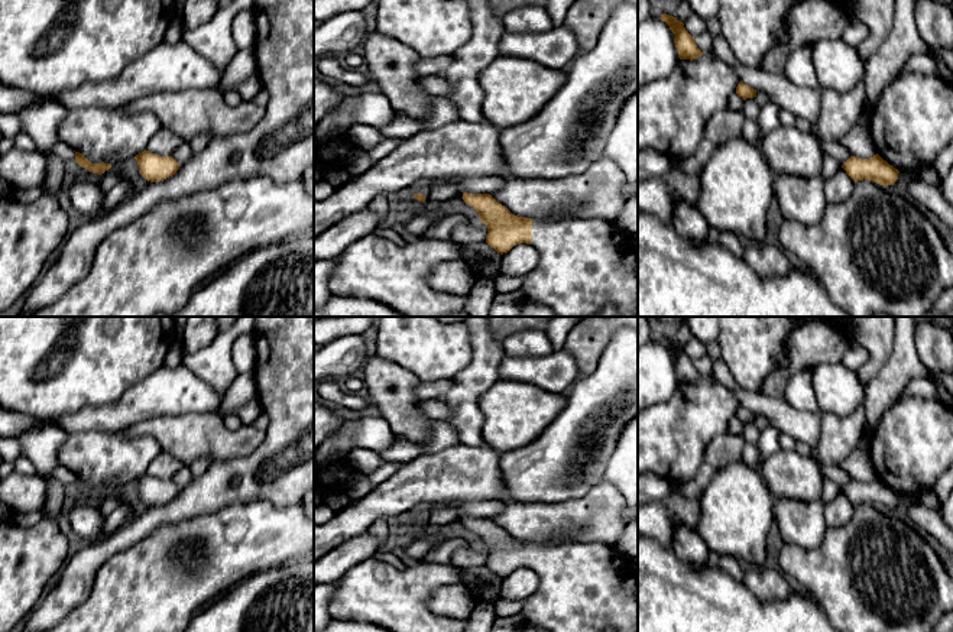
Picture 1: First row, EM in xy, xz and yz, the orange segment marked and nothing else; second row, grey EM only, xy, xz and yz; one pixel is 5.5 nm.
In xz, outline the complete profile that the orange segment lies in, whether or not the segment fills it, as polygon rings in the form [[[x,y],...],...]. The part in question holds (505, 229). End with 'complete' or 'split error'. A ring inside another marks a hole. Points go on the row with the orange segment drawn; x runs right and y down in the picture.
[[[464,192],[461,198],[487,226],[486,243],[497,253],[508,253],[521,243],[537,249],[539,262],[523,278],[523,299],[548,305],[558,317],[591,317],[607,305],[616,307],[622,317],[638,312],[638,240],[615,223],[576,217],[532,220],[512,214],[490,194]]] | split error

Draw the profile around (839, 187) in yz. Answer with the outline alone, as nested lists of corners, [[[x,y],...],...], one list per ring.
[[[839,165],[837,172],[826,179],[826,200],[829,204],[845,201],[852,194],[853,188],[855,181],[846,174],[842,165]]]

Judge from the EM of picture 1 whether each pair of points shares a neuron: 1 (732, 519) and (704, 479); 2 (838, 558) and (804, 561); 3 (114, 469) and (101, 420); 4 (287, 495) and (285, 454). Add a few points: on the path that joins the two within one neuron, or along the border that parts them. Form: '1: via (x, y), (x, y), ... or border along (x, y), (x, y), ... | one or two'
1: border along (716, 470), (699, 498) | two
2: via (829, 561), (813, 561) | one
3: border along (117, 431), (77, 431), (71, 436) | two
4: via (285, 485), (285, 464) | one

